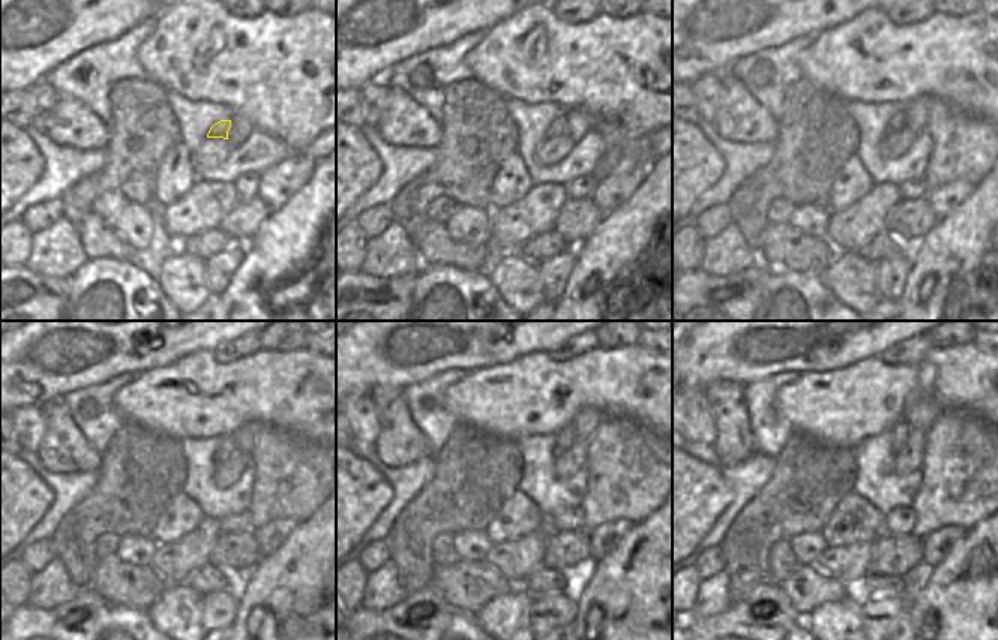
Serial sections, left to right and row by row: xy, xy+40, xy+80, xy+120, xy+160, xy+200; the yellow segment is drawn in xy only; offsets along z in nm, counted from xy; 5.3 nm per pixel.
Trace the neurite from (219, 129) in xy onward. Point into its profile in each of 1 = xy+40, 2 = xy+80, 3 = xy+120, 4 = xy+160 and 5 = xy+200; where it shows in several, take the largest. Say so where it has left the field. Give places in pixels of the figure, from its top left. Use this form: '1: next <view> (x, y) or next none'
1: next xy+40 (559, 126)
2: next xy+80 (896, 122)
3: next xy+120 (227, 445)
4: next xy+160 (565, 436)
5: next xy+200 (899, 432)

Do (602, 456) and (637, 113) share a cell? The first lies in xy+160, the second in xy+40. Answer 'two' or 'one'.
two

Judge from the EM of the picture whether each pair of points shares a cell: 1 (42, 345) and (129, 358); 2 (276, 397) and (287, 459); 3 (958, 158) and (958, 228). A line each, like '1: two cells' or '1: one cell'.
1: one cell
2: two cells
3: two cells

